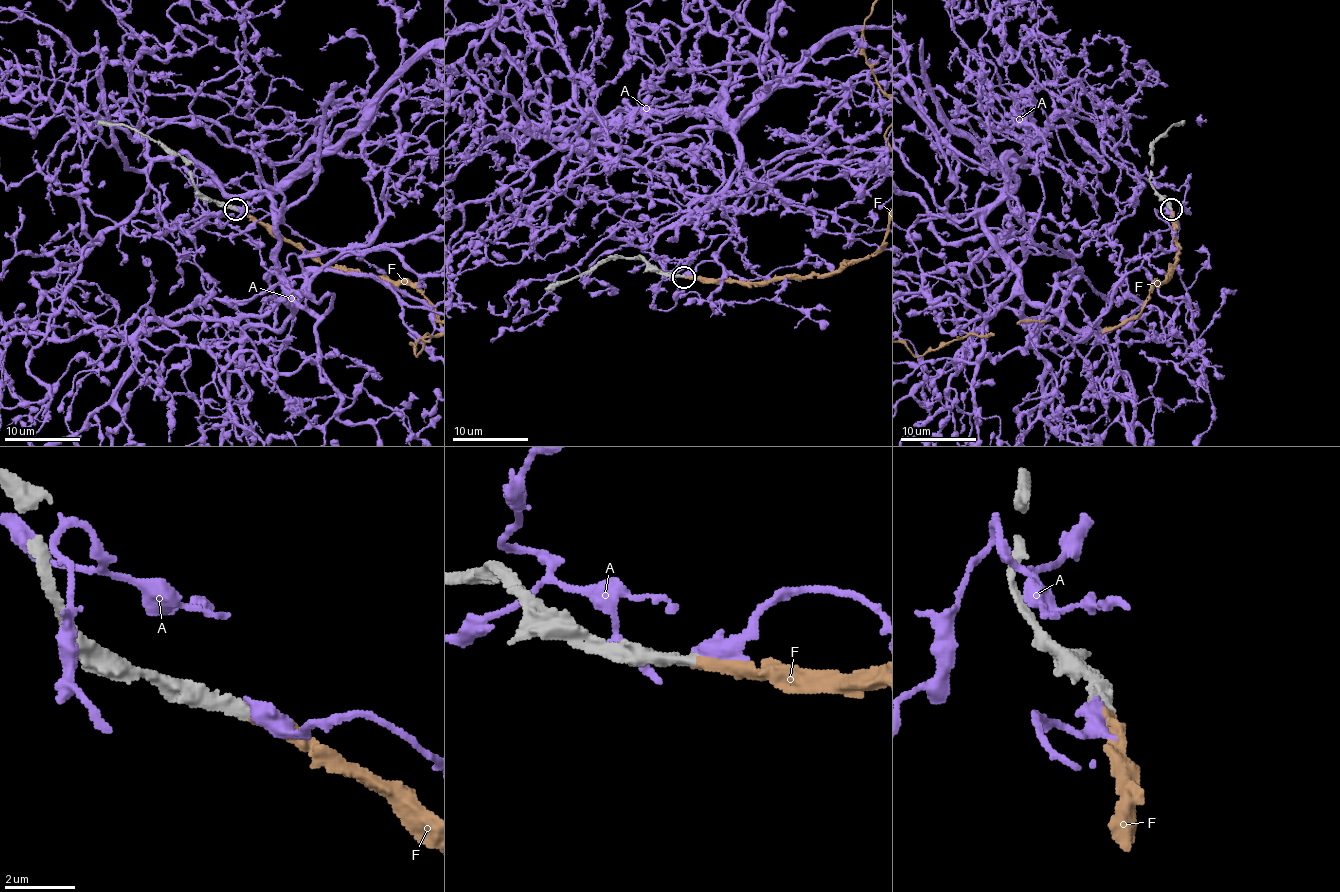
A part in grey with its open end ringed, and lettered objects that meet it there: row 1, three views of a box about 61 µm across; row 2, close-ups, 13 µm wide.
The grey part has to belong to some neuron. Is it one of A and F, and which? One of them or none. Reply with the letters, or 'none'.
F

